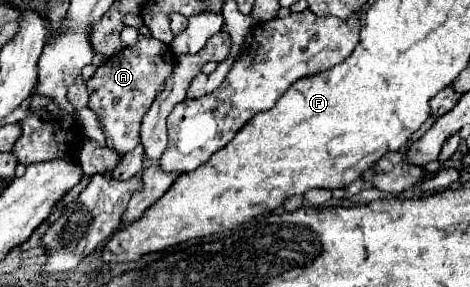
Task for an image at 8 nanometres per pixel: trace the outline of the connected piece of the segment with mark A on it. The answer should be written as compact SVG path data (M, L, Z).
M143 35L139 37L137 45L119 51L119 55L113 55L105 65L97 67L95 75L87 81L89 109L97 115L99 123L101 123L101 129L103 129L105 139L107 139L107 147L117 149L115 153L119 153L119 155L125 155L139 143L141 119L149 111L149 107L155 101L155 97L159 95L159 91L163 91L163 83L171 75L171 71L173 71L171 49L165 43L159 43L155 37L143 37Z

